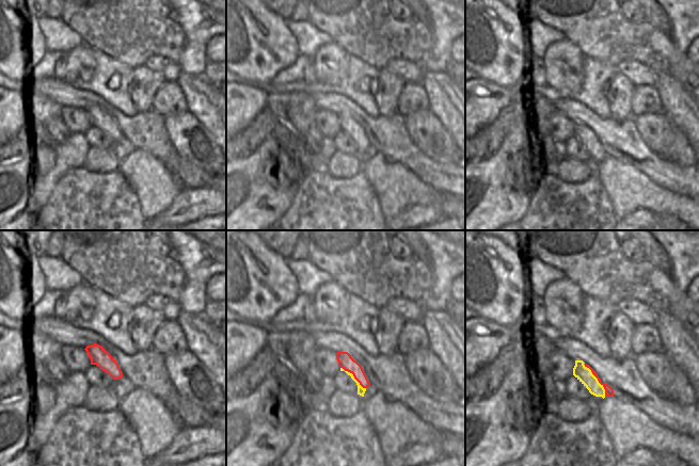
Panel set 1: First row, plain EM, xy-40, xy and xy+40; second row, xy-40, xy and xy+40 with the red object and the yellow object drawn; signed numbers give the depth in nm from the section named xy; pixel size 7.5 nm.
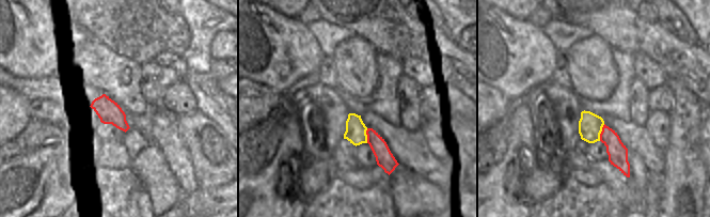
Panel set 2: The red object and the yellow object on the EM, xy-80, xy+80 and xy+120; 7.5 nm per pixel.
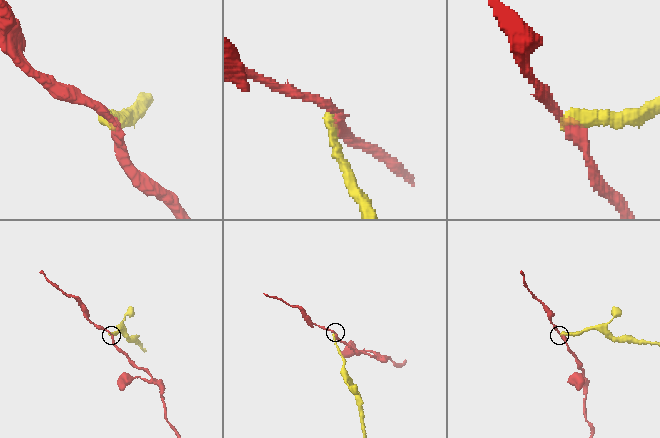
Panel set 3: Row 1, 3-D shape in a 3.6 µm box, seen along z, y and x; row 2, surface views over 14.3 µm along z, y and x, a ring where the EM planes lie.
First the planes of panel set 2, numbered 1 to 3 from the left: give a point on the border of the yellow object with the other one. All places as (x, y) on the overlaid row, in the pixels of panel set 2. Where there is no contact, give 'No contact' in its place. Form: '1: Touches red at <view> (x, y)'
1: No contact
2: Touches red at xy+80 (367, 136)
3: Touches red at xy+120 (601, 133).

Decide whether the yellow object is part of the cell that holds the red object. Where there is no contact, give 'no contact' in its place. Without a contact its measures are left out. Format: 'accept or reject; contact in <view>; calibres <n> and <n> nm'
reject; contact in xy+40; calibres 60 and 120 nm

